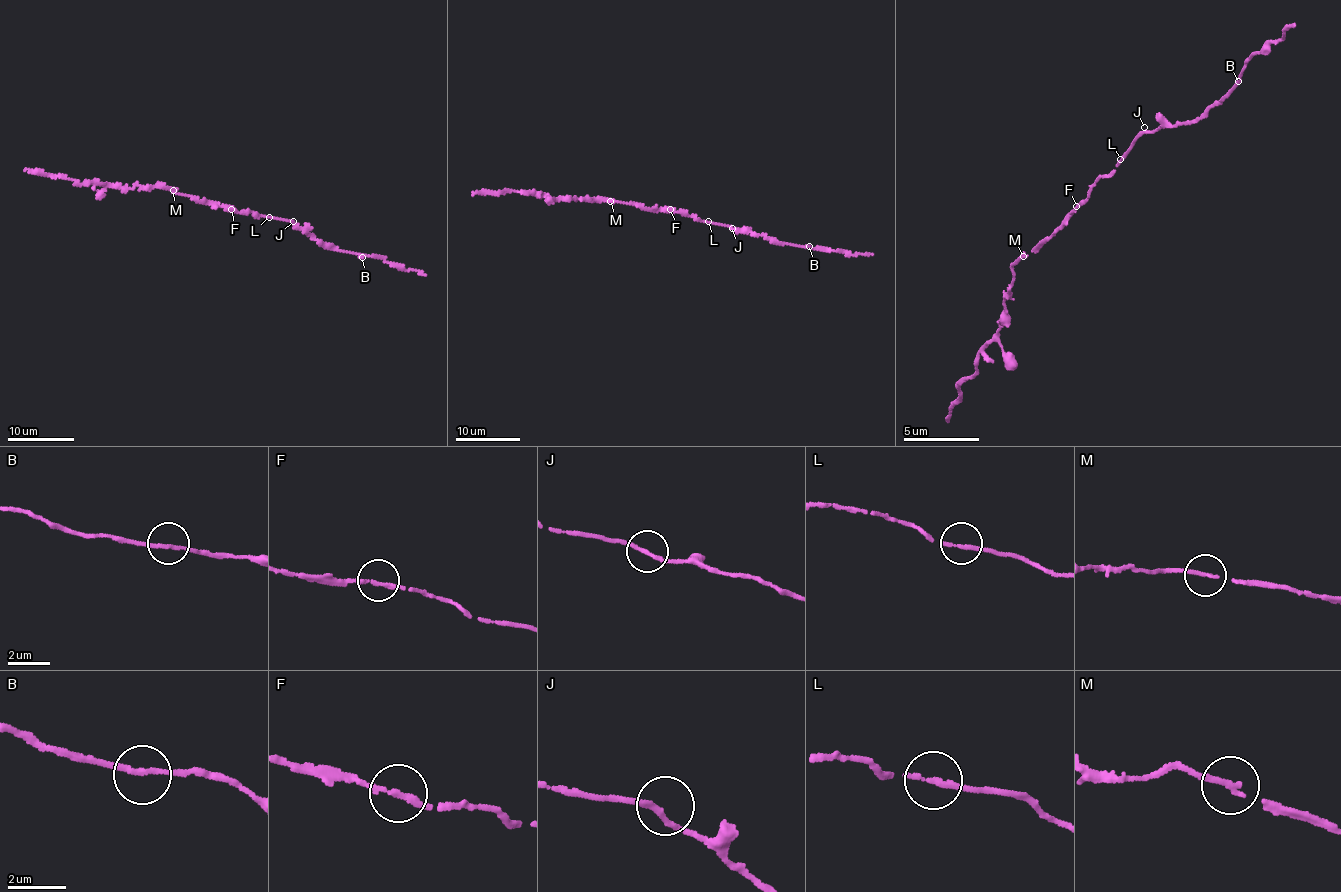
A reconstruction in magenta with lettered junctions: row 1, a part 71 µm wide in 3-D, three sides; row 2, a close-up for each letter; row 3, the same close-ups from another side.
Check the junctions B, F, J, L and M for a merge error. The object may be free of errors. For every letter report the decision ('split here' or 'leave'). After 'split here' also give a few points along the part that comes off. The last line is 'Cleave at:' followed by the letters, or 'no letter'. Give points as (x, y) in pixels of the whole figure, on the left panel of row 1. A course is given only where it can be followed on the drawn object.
B: leave
F: leave
J: leave
L: leave
M: leave
Cleave at: no letter

